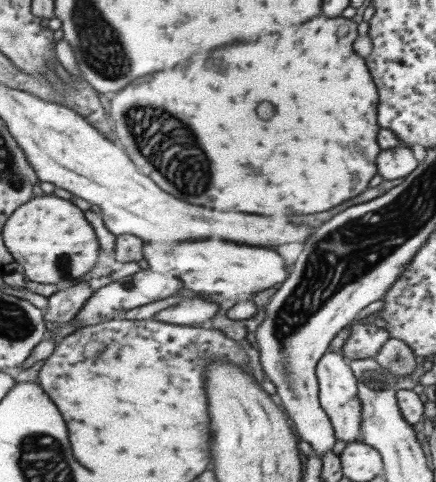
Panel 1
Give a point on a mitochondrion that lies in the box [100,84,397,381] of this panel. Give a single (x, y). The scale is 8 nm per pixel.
(171, 146)

